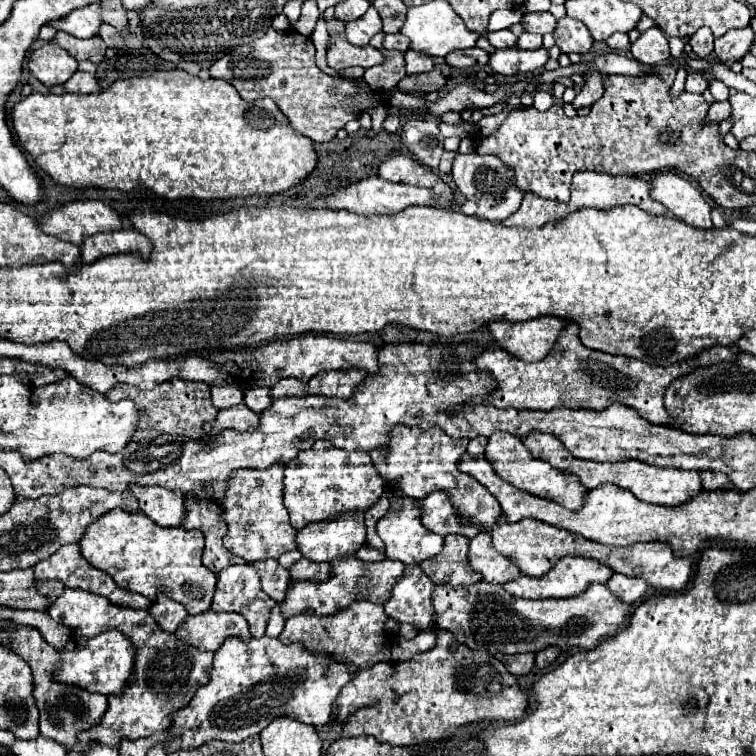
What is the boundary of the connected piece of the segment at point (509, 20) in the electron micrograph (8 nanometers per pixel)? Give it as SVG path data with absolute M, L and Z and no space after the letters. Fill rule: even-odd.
M520 8L509 10L497 10L489 18L487 33L507 29L513 24L519 23L524 15Z

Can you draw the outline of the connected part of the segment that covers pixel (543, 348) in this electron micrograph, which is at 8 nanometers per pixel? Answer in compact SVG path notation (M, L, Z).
M536 317L536 319L524 321L524 323L508 323L508 321L492 323L492 325L488 325L488 331L492 327L492 335L494 335L496 343L500 345L500 349L508 351L510 355L514 355L522 361L540 361L544 355L550 353L552 345L556 343L556 337L564 325L566 325L566 321L558 319L558 317Z

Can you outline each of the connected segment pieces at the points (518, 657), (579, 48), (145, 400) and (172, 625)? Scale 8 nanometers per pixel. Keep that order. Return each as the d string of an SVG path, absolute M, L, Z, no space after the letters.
M500 653L500 659L504 661L506 669L516 677L530 673L530 669L534 665L534 653L516 653L516 655Z
M562 17L554 31L556 45L562 53L588 53L592 47L592 37L582 21L574 21L572 17Z
M180 379L166 381L152 391L142 391L142 389L136 389L136 387L128 385L128 383L120 383L108 393L108 399L110 401L132 399L140 405L140 411L142 411L140 433L136 433L136 437L132 441L140 441L140 439L152 441L152 437L164 435L164 433L198 439L200 435L204 435L204 429L202 429L204 423L214 421L216 415L218 415L218 409L212 403L208 385L192 385L192 383L180 381Z
M158 591L156 595L156 601L152 603L152 607L148 609L150 615L156 619L156 623L164 629L164 631L170 631L174 633L180 623L188 617L188 611L184 609L184 605L180 605L178 601L170 599L166 593Z

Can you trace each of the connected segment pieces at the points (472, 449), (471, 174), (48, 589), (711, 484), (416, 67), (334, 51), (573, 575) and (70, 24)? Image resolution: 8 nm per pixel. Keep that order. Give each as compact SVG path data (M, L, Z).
M478 435L478 437L470 439L468 453L470 453L470 455L482 455L484 449L486 449L486 441L488 441L488 437L484 437L484 435Z
M466 153L466 155L456 155L452 163L452 177L460 193L474 201L478 205L478 217L488 219L488 221L504 221L512 211L518 209L524 191L516 189L512 181L512 169L508 169L498 157L492 155L478 155L478 153Z
M50 581L50 583L40 583L40 585L36 585L36 589L40 591L40 593L44 593L46 597L50 597L50 603L64 591L64 585L60 585L58 581Z
M702 471L700 477L702 477L702 487L704 487L706 491L734 489L734 485L728 483L728 479L726 479L722 473L716 473L716 471Z
M406 51L404 53L404 59L406 59L406 71L410 75L416 75L416 73L426 73L426 71L432 71L434 69L434 63L428 55L424 53L412 53L412 51Z
M330 35L326 61L328 61L330 67L334 67L338 71L346 69L346 67L352 67L352 65L360 65L360 67L368 69L372 65L382 63L384 55L378 49L374 49L372 45L356 47L342 35Z
M564 557L554 565L554 569L548 575L540 579L520 575L516 581L510 581L508 585L504 585L504 589L514 597L528 597L528 599L548 599L548 597L562 599L564 597L566 599L566 597L580 595L592 583L606 583L612 577L612 573L614 573L612 569L608 569L606 565L600 565L598 561L584 559L584 557Z
M88 5L84 9L72 11L68 17L52 21L50 25L58 31L66 31L74 37L86 39L86 37L98 35L102 23L104 23L102 21L102 5Z

